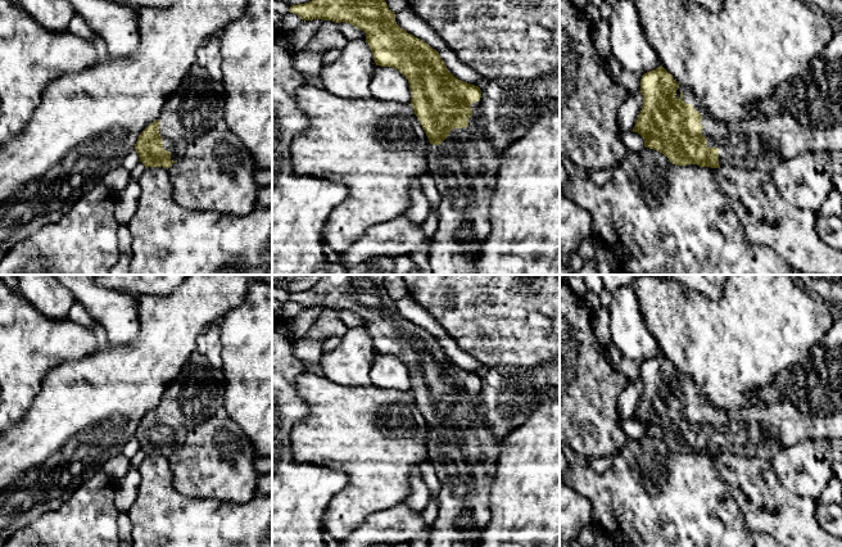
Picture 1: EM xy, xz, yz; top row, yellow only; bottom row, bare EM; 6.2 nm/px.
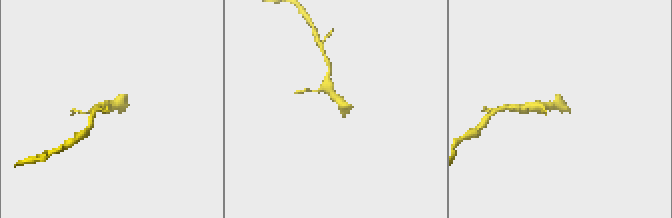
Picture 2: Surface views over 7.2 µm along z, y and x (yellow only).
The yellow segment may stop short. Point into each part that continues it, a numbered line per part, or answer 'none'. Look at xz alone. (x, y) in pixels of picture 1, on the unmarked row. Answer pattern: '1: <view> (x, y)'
1: xz (465, 453)

